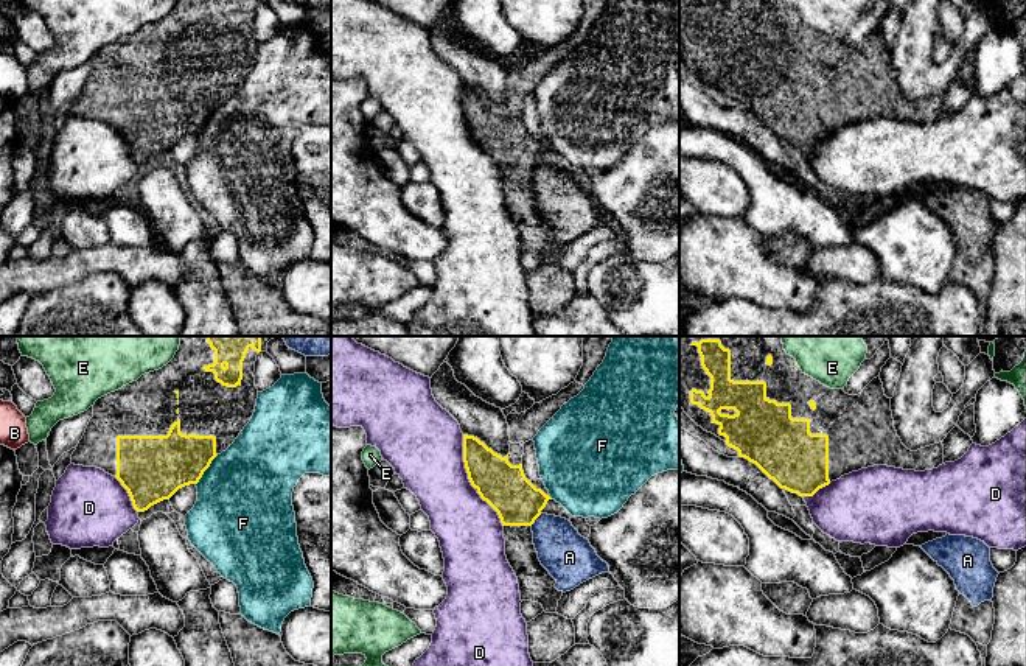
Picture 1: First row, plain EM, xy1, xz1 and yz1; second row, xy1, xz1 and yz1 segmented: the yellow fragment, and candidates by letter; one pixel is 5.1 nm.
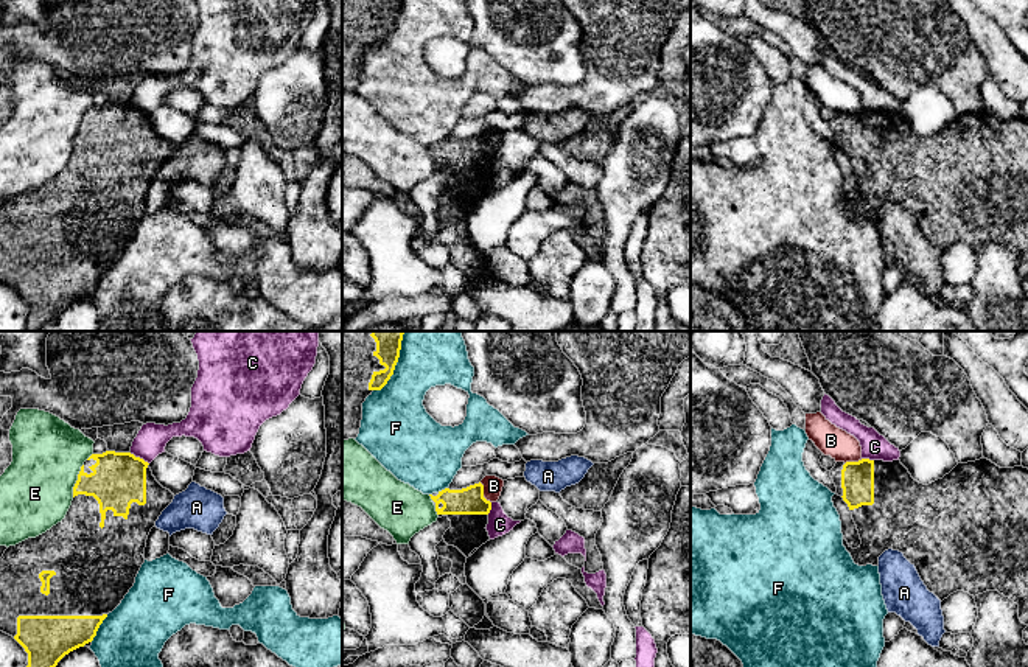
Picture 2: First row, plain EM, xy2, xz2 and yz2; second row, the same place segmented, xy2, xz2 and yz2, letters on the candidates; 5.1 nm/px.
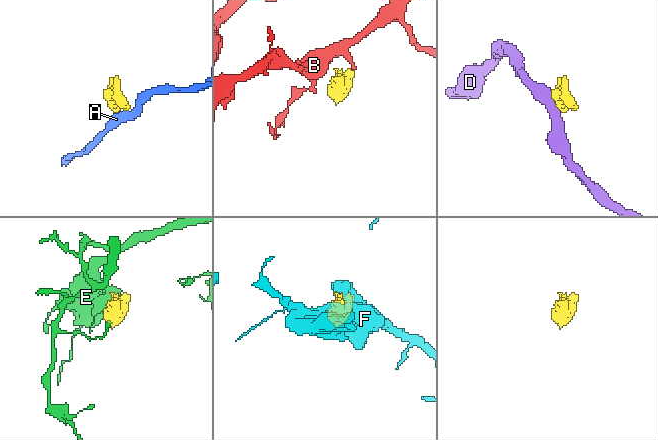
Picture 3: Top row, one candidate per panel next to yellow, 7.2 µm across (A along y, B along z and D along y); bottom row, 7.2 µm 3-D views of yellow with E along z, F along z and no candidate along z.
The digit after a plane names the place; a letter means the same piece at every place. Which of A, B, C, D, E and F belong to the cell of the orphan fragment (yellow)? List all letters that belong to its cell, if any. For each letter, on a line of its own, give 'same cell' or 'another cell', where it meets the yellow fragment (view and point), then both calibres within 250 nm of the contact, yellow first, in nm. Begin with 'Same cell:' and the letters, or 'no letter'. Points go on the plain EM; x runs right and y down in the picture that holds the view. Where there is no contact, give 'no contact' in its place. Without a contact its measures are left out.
Same cell: no letter
A: another cell; contact xz1 (535, 170); calibres 240 and 240 nm
B: another cell; contact xz2 (482, 145); calibres 140 and 100 nm
C: another cell; contact xy2 (139, 109); calibres 280 and 160 nm
D: another cell; contact xz1 (470, 133); calibres 240 and 360 nm
E: another cell; contact xy2 (76, 132); calibres 280 and 380 nm
F: another cell; contact xz2 (392, 24); calibres 100 and 340 nm

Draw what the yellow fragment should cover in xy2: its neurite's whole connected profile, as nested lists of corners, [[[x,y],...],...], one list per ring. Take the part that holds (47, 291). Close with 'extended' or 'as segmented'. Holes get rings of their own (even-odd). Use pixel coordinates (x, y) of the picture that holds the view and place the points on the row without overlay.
[[[106,103],[92,106],[78,126],[73,138],[73,152],[65,169],[45,185],[28,190],[16,197],[9,197],[0,210],[0,283],[12,288],[28,305],[26,331],[39,331],[44,325],[54,320],[58,314],[70,303],[92,294],[103,272],[112,264],[135,235],[135,229],[145,215],[145,199],[151,180],[162,163],[173,154],[174,146],[163,140],[149,120],[149,115],[131,104]]] | extended

